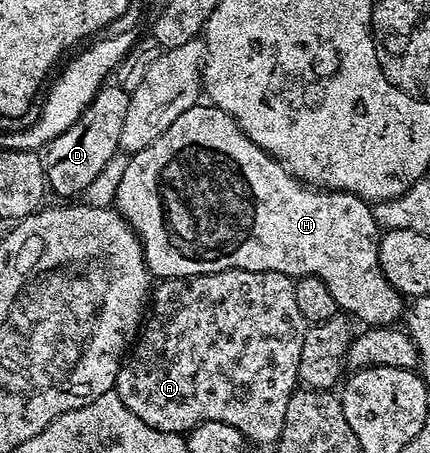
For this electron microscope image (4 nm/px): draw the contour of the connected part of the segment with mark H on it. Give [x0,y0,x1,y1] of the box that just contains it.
[114,106,405,327]

